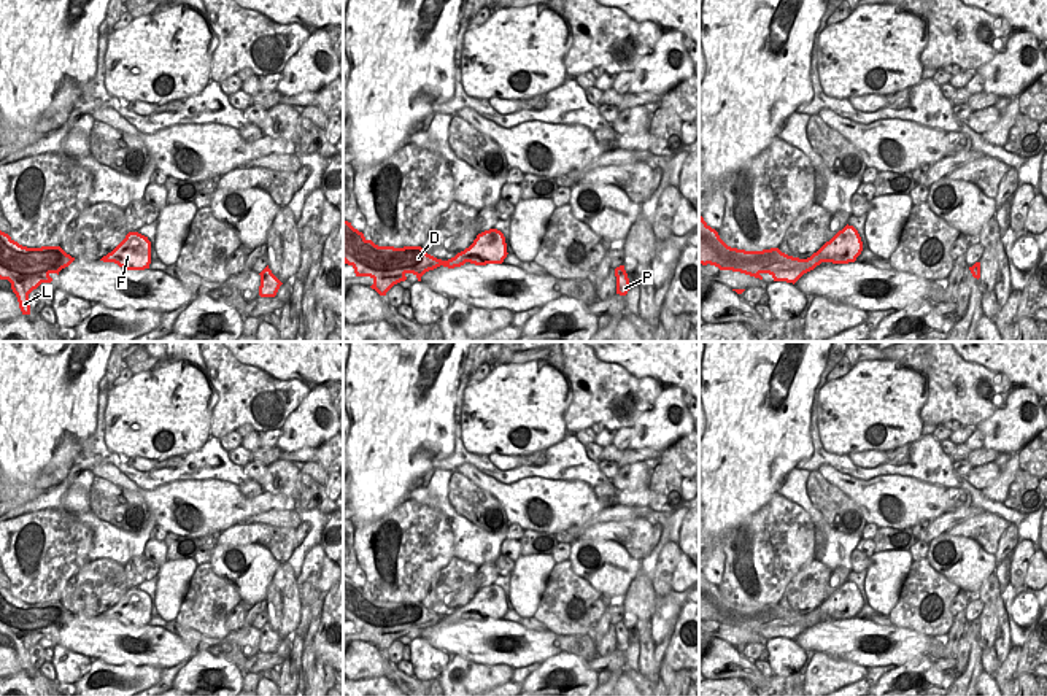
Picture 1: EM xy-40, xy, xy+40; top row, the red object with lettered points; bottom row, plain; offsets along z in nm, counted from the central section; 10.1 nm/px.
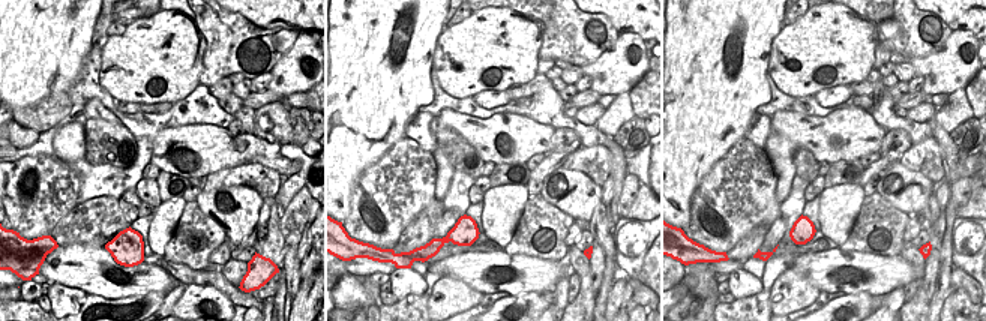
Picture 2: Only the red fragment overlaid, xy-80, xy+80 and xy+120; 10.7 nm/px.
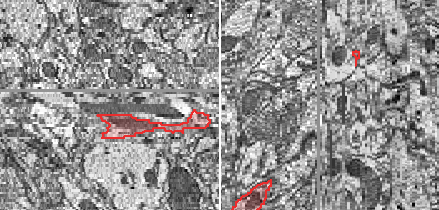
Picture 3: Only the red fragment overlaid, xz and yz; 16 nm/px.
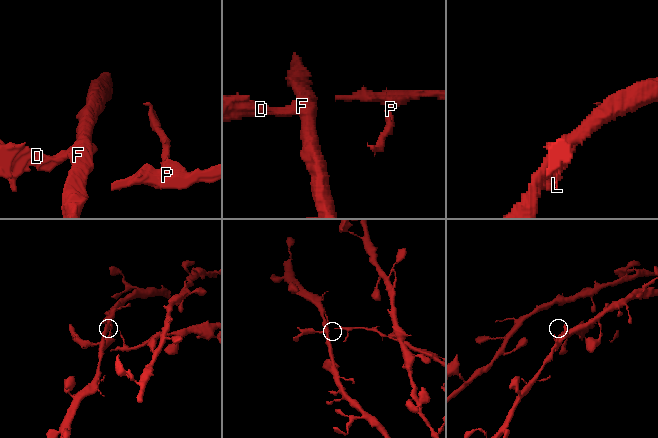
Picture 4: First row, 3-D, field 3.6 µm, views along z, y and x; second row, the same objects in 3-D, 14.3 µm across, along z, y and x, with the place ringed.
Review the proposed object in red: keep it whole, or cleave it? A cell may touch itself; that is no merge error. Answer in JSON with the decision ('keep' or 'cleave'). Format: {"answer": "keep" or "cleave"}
{"answer": "cleave"}

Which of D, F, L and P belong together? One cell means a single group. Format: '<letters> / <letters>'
D L / F P

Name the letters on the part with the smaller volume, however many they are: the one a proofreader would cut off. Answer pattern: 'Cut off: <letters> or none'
Cut off: D, L

